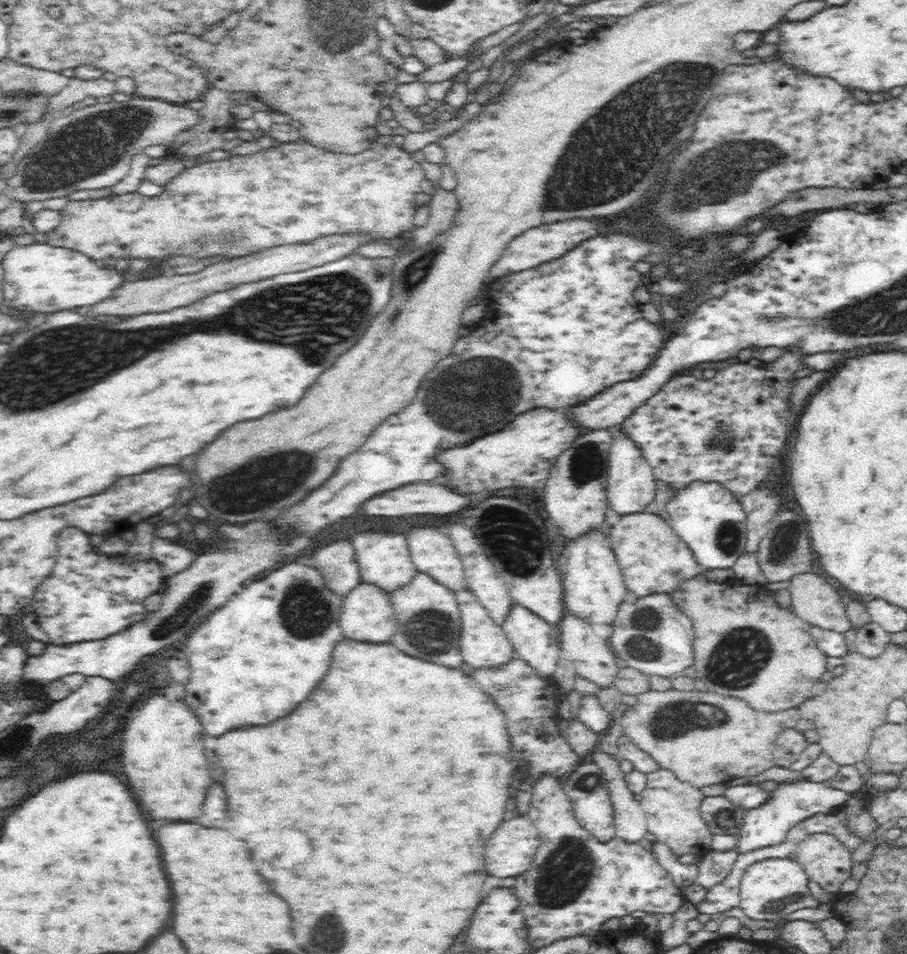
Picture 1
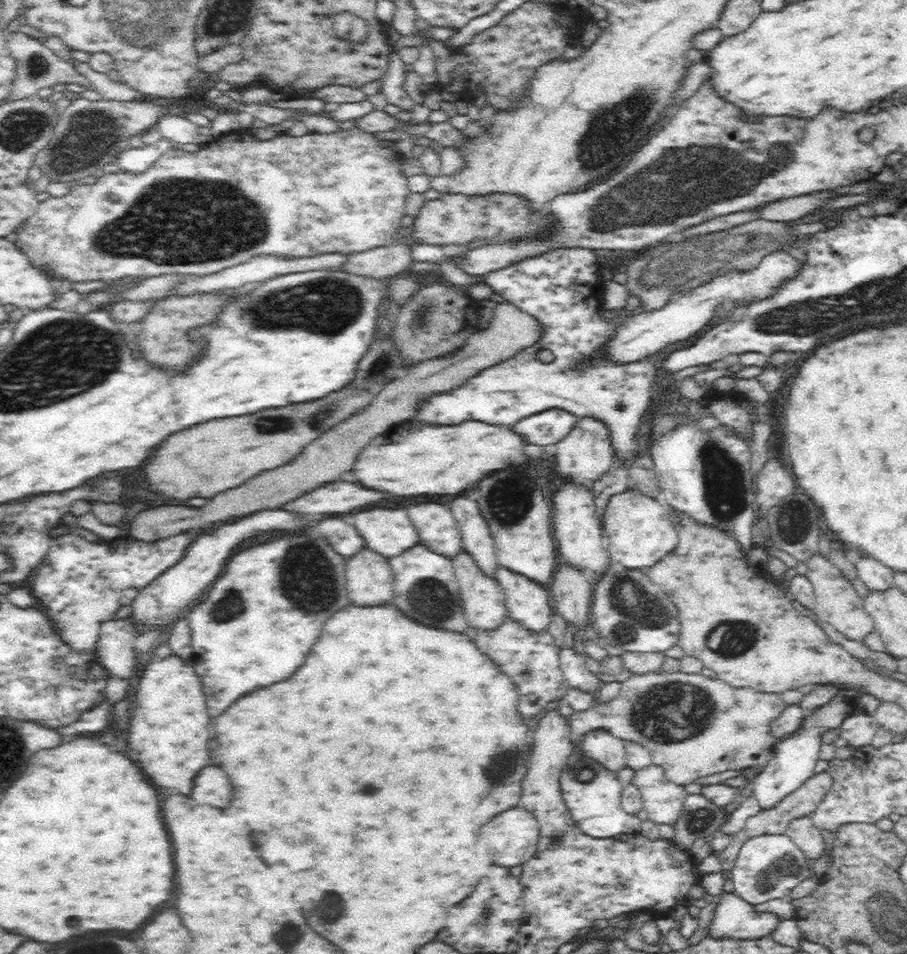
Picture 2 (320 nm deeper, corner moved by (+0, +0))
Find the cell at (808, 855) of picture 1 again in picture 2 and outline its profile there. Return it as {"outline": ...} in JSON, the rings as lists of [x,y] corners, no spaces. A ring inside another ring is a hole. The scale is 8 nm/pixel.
{"outline":[[[802,816],[798,820],[792,820],[787,835],[806,859],[815,861],[827,852],[822,832],[814,826],[809,816]]]}

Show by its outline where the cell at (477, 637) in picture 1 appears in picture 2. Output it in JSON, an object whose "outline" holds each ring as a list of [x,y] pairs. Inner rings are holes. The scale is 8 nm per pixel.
{"outline":[[[464,550],[453,559],[456,585],[460,590],[461,608],[464,609],[466,622],[475,632],[494,632],[508,617],[505,598],[495,578],[488,578],[473,564],[472,558]]]}

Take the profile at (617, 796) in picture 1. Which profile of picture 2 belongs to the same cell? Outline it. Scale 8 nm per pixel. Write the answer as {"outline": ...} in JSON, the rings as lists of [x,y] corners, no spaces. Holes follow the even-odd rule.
{"outline":[[[604,729],[592,730],[577,742],[581,746],[580,755],[585,756],[606,770],[620,772],[626,768],[626,751],[623,740]]]}

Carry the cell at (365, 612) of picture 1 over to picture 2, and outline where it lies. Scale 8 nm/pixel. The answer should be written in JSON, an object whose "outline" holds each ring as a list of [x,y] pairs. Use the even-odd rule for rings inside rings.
{"outline":[[[364,548],[343,563],[349,604],[357,608],[393,604],[393,574],[388,559]]]}

